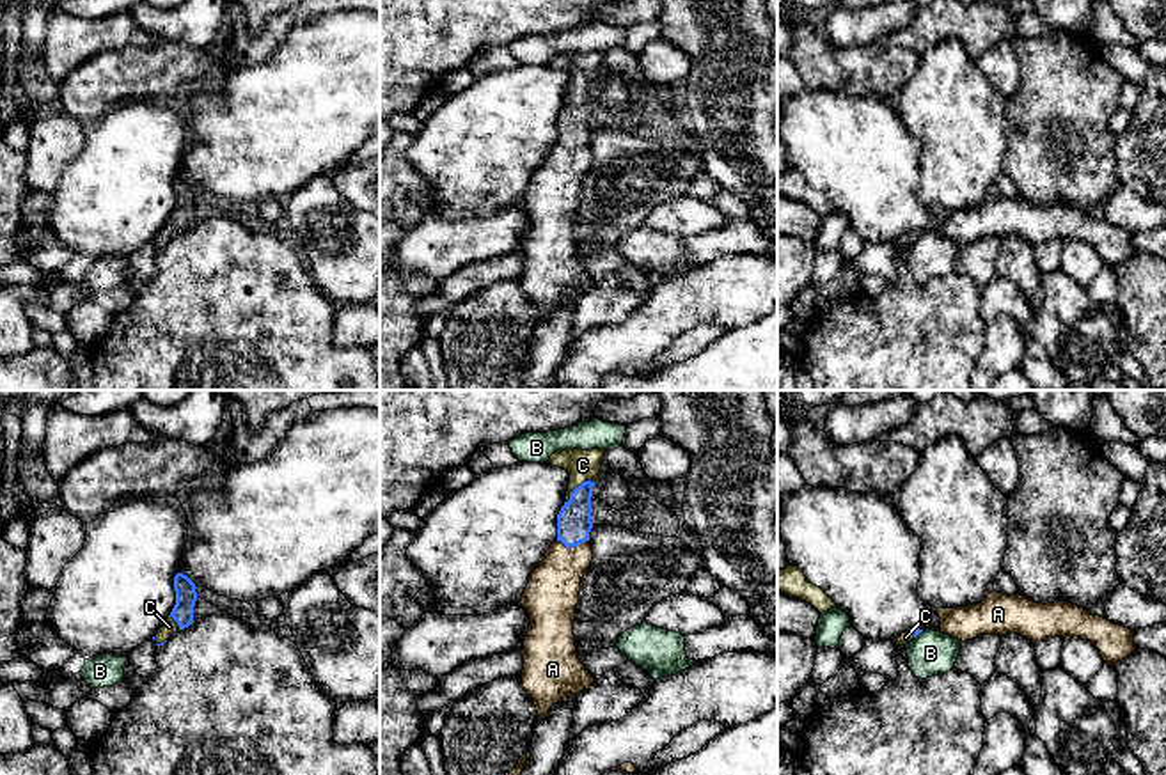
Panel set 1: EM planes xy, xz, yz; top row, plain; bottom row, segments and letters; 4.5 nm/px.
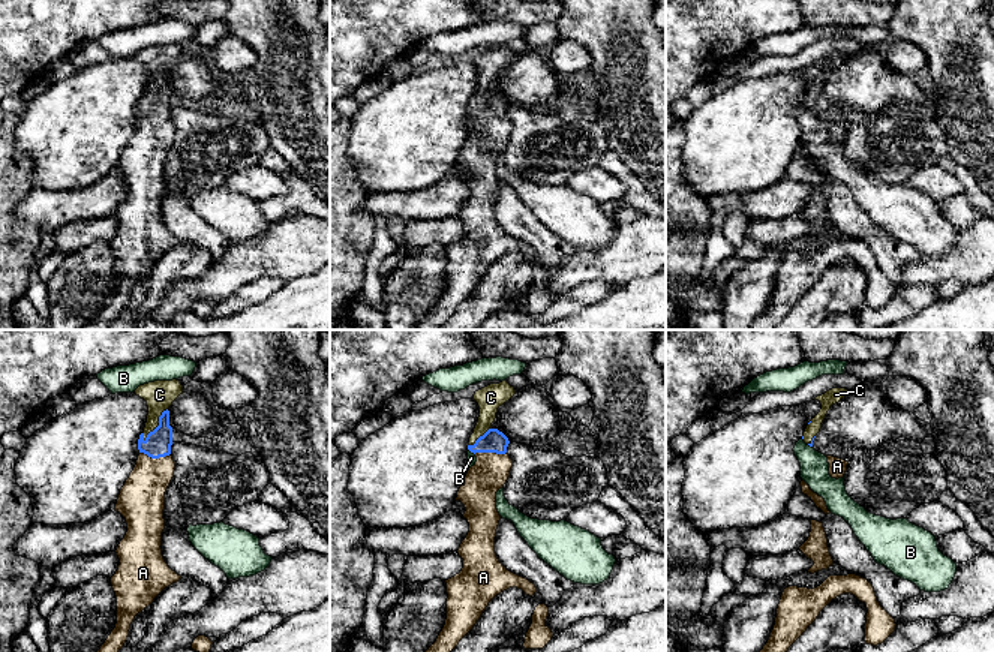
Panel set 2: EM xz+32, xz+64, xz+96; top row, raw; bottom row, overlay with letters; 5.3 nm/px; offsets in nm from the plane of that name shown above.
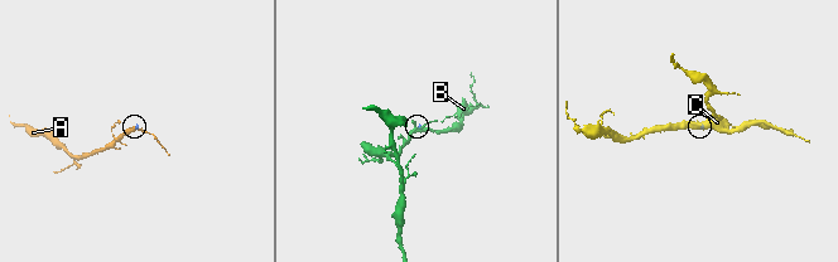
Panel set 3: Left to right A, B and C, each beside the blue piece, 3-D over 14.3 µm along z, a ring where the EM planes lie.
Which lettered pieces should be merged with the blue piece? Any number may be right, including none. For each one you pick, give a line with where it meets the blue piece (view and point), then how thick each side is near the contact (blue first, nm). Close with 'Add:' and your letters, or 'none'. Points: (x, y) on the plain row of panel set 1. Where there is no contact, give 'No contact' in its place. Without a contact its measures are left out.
A: Touches blue at xz (572, 149). Thickness 160 nm (blue) against 240 nm
C: Touches blue at xz (577, 89). Thickness 160 nm (blue) against 140 nm
Add: A, C

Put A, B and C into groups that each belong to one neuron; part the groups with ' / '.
A C / B

